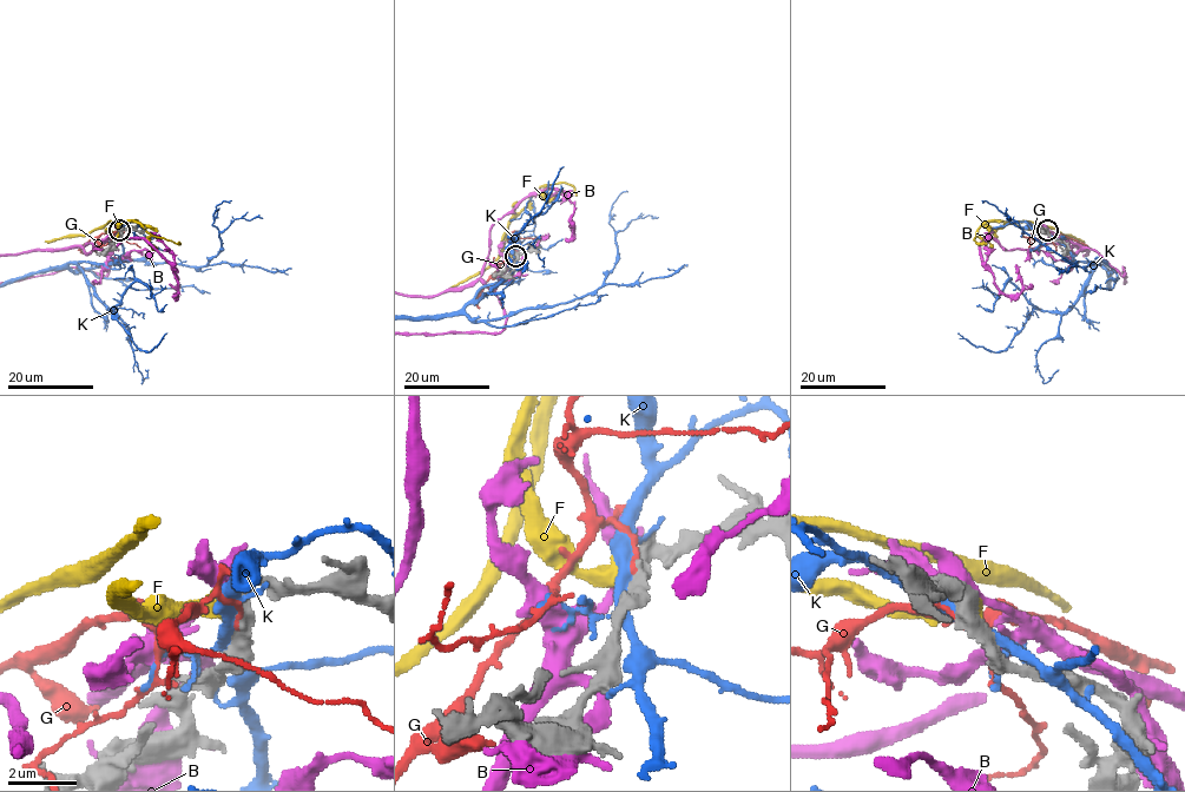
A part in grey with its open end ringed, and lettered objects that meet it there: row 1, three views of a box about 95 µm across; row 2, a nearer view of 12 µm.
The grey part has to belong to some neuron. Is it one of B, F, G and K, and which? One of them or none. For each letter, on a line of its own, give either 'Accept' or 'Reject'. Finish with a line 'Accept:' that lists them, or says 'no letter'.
B: Reject
F: Accept
G: Reject
K: Reject
Accept: F

